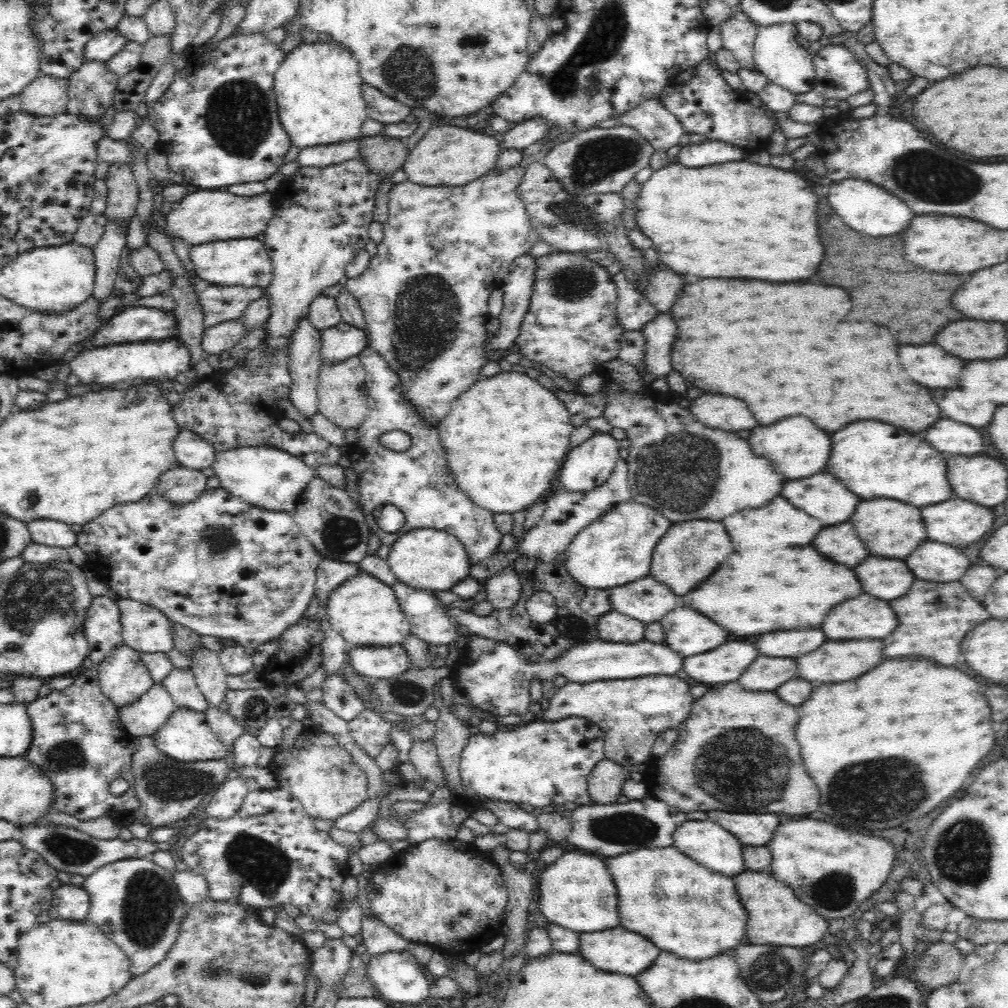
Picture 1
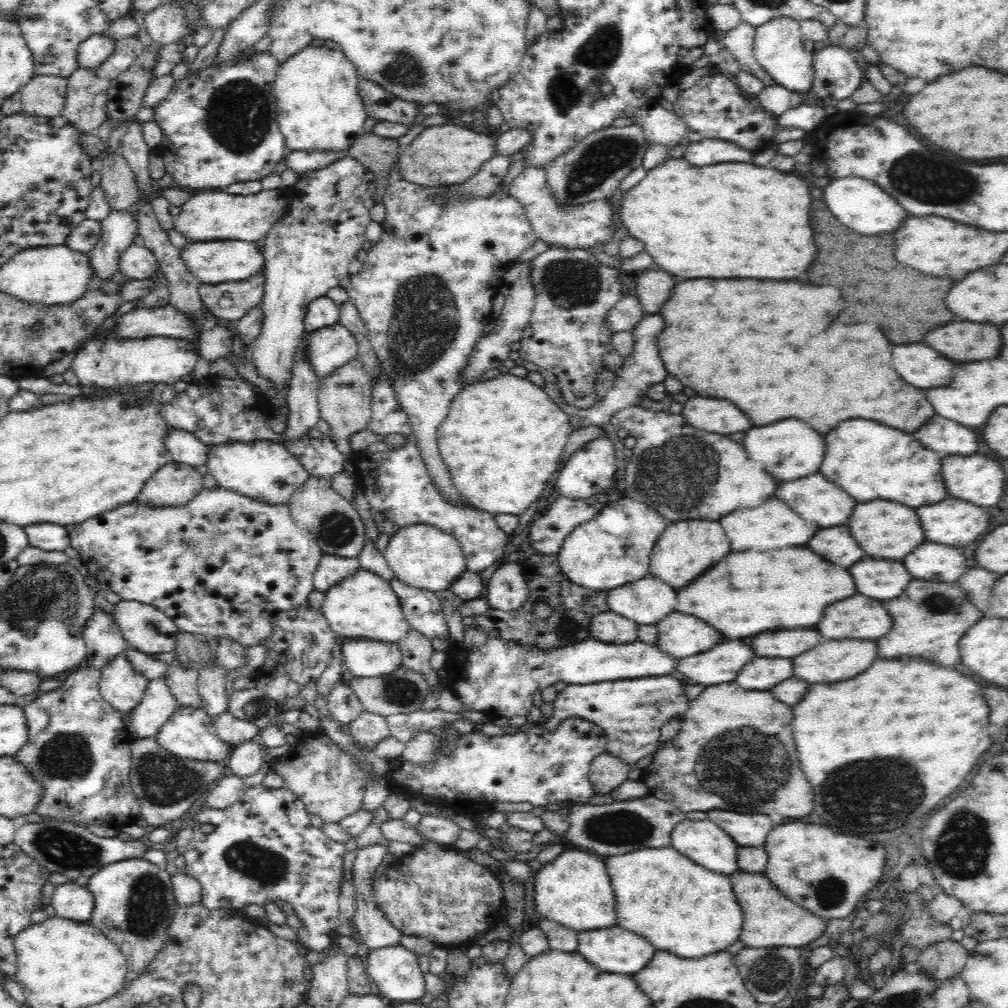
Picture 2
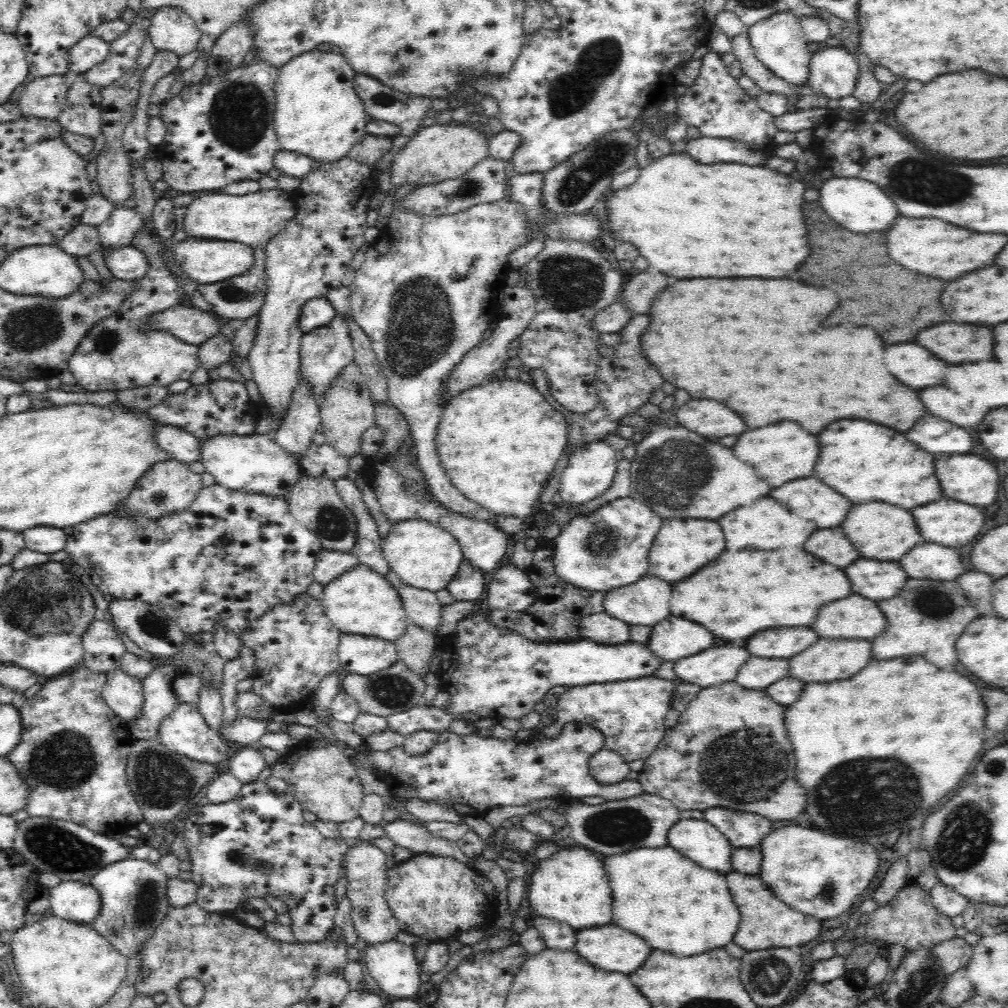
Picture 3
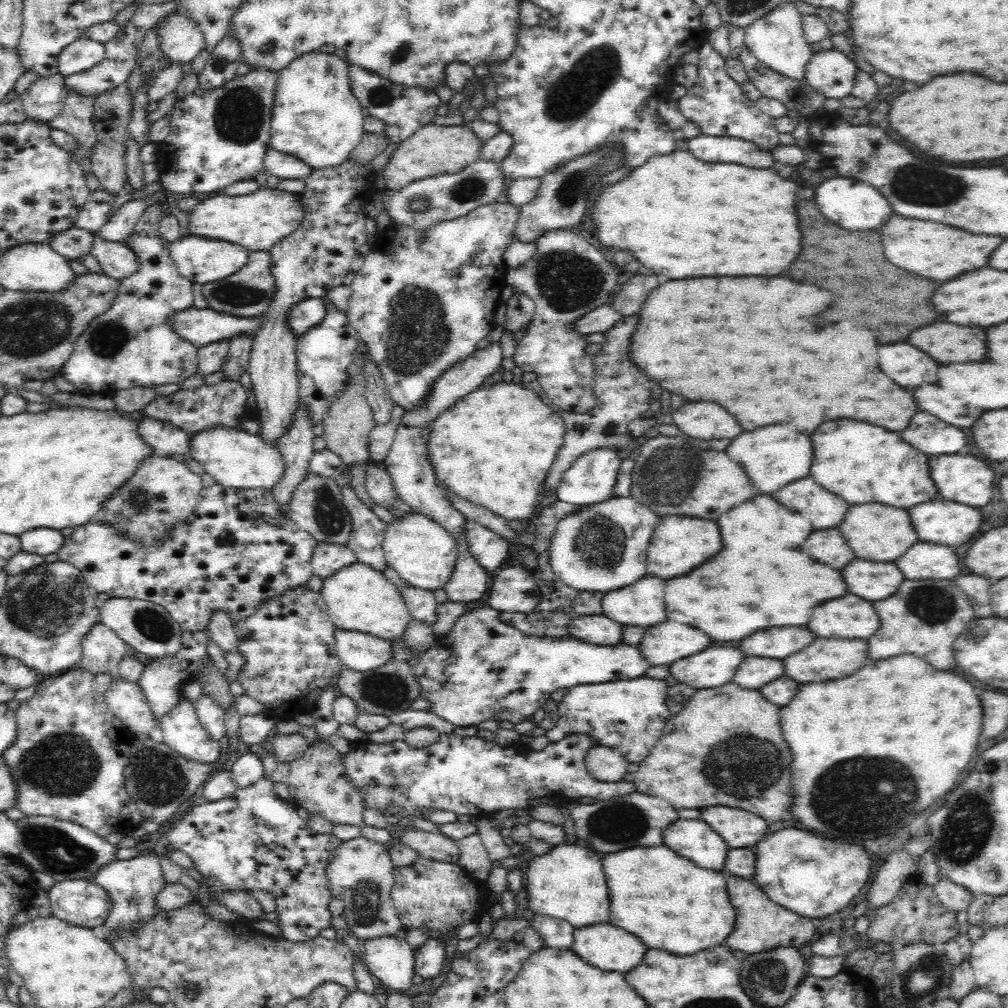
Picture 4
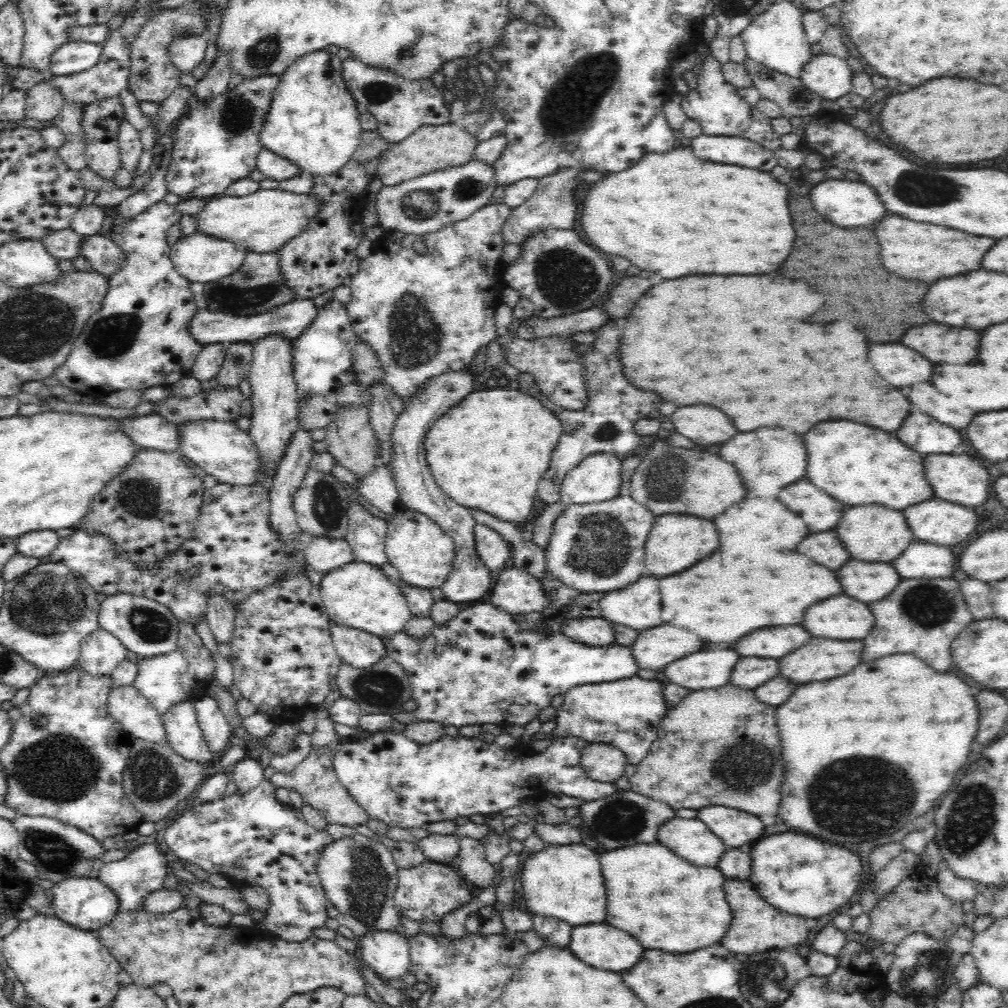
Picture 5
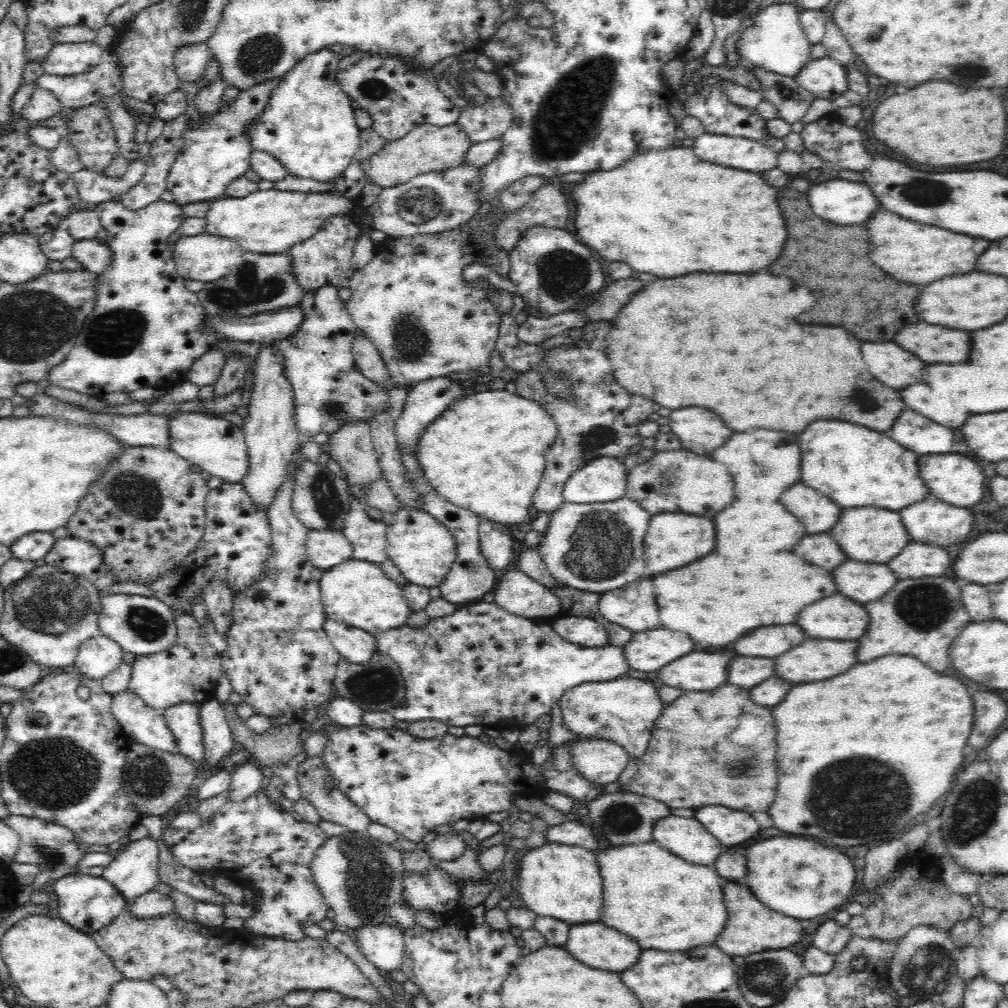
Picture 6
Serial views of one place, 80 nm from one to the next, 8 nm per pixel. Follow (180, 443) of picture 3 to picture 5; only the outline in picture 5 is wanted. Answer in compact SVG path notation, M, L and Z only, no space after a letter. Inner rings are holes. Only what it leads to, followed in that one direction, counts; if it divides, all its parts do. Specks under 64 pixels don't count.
M155 412L151 414L124 417L118 422L118 429L130 437L136 448L152 448L162 452L178 449L178 429Z

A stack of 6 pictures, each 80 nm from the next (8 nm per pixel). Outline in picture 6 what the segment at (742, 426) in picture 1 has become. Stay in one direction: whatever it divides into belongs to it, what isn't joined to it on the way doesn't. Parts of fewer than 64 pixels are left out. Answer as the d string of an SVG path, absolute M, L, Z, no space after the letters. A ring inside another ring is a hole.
M680 408L670 414L670 428L680 444L680 448L694 454L706 456L722 446L732 432L722 424L722 420L704 408Z

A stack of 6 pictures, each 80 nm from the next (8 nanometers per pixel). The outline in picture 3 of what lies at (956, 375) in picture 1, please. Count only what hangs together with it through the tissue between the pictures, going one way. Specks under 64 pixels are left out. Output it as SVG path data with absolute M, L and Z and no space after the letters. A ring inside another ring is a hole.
M894 344L886 348L886 368L908 388L938 386L944 380L946 364L918 344Z

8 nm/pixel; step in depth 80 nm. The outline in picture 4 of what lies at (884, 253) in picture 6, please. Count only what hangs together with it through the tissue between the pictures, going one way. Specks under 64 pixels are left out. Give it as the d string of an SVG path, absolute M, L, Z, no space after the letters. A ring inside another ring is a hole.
M892 216L882 228L882 246L890 264L914 272L918 276L930 278L934 282L952 280L964 272L978 270L986 266L986 260L994 248L1002 242L1000 236L974 236L970 232L962 232L944 224L924 222L924 220L906 220L900 216Z

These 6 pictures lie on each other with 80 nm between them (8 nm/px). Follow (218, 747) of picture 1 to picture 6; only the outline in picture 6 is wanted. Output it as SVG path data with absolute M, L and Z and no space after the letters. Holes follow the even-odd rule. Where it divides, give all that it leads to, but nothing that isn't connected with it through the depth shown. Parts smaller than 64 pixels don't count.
M181 702L162 711L180 754L198 764L204 758L203 730L198 703Z

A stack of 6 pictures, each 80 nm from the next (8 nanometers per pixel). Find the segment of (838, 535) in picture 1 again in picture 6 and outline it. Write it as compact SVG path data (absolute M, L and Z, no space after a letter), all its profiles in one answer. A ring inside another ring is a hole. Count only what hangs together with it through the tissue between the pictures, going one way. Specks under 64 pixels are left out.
M828 534L804 536L794 546L794 554L824 570L834 570L834 568L838 568L838 564L846 562L844 552L838 548L838 544Z

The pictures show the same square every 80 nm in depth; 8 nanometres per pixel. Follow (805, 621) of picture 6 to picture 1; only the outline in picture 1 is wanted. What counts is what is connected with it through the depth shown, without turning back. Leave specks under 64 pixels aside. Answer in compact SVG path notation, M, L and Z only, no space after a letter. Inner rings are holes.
M862 594L828 612L820 628L830 640L882 640L896 624L896 614L884 600Z

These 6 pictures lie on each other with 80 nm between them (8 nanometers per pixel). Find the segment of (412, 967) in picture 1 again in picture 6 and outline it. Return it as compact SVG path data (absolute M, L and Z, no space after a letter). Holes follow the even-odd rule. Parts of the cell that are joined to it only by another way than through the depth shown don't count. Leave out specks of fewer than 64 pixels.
M390 921L362 924L349 933L357 942L359 951L383 974L400 966L404 952L403 931L393 927Z

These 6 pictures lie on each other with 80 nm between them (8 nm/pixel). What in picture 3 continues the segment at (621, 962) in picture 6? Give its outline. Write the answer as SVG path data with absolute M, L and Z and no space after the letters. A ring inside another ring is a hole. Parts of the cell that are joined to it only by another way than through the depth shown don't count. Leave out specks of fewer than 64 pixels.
M606 924L606 926L598 926L598 928L586 928L576 932L576 948L574 948L584 960L592 962L594 966L606 970L606 972L622 972L622 974L630 974L636 968L642 966L642 962L646 960L646 956L650 954L650 946L636 934L626 932L618 926Z

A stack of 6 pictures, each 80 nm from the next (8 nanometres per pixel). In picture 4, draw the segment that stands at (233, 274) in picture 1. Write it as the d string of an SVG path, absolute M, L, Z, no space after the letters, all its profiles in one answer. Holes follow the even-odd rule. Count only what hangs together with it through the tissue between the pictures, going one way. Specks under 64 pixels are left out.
M186 234L169 246L170 258L174 261L178 272L191 283L206 284L222 280L238 272L246 264L249 250L238 244L211 239L206 236Z

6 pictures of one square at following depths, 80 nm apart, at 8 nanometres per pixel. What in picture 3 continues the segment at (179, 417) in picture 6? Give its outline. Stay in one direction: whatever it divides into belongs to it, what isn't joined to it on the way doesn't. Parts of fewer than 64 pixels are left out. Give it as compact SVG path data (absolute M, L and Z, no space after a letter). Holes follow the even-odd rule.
M216 434L199 440L200 462L205 472L214 476L216 484L230 490L259 492L268 496L283 497L300 478L301 466L292 455L273 441L271 435Z

